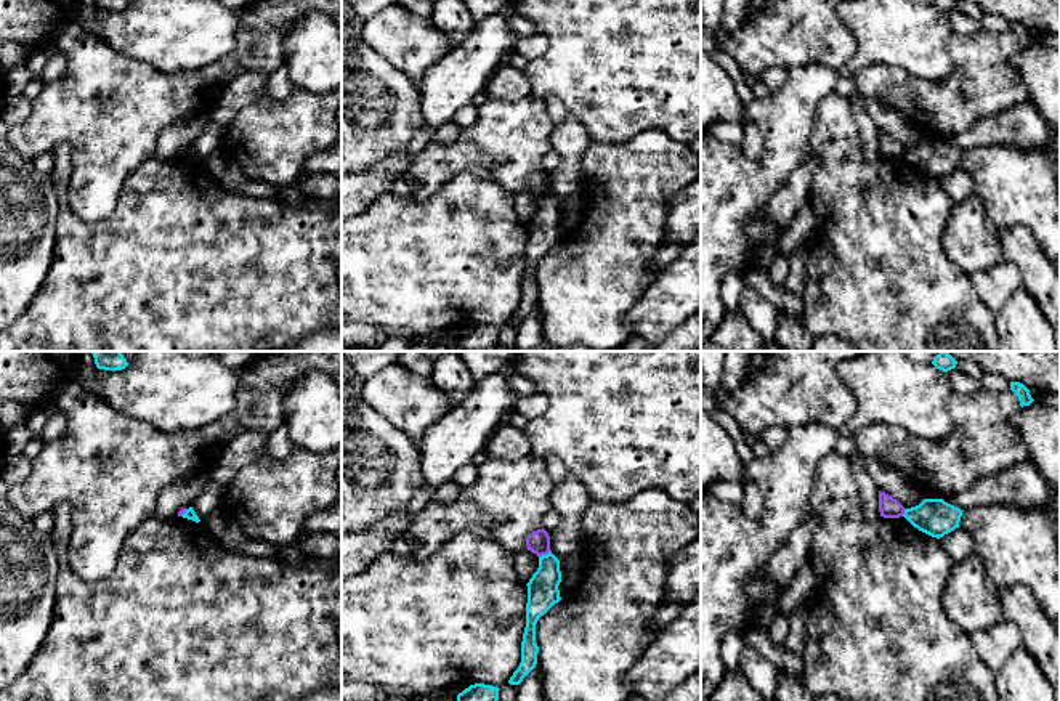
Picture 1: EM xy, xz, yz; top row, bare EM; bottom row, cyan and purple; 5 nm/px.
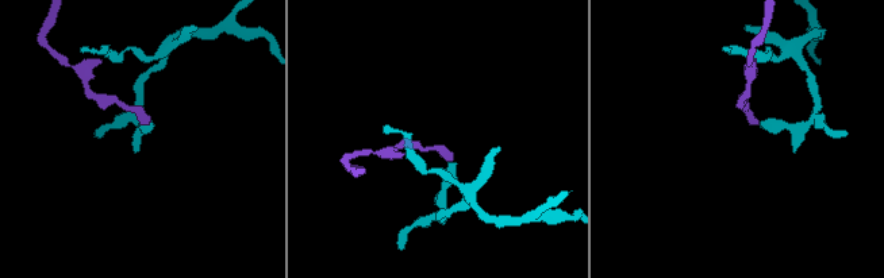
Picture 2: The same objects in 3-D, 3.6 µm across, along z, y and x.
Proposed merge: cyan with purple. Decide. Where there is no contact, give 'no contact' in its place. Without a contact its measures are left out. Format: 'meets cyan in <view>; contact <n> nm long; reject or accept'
meets cyan in xz; contact 70 nm long; reject

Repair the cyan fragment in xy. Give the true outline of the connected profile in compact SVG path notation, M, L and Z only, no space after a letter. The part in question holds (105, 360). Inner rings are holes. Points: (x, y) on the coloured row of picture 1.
M91 351L98 369L122 371L128 366L120 351Z

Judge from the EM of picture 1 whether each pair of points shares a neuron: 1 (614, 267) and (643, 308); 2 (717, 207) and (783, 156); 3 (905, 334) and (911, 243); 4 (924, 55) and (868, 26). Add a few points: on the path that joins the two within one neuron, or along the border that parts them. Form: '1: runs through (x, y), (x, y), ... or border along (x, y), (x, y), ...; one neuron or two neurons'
1: border along (658, 271), (626, 315), (626, 321), (635, 334); two neurons
2: runs through (733, 201), (767, 172); one neuron
3: runs through (910, 312), (910, 265); one neuron
4: runs through (910, 40), (903, 34), (882, 26); one neuron

